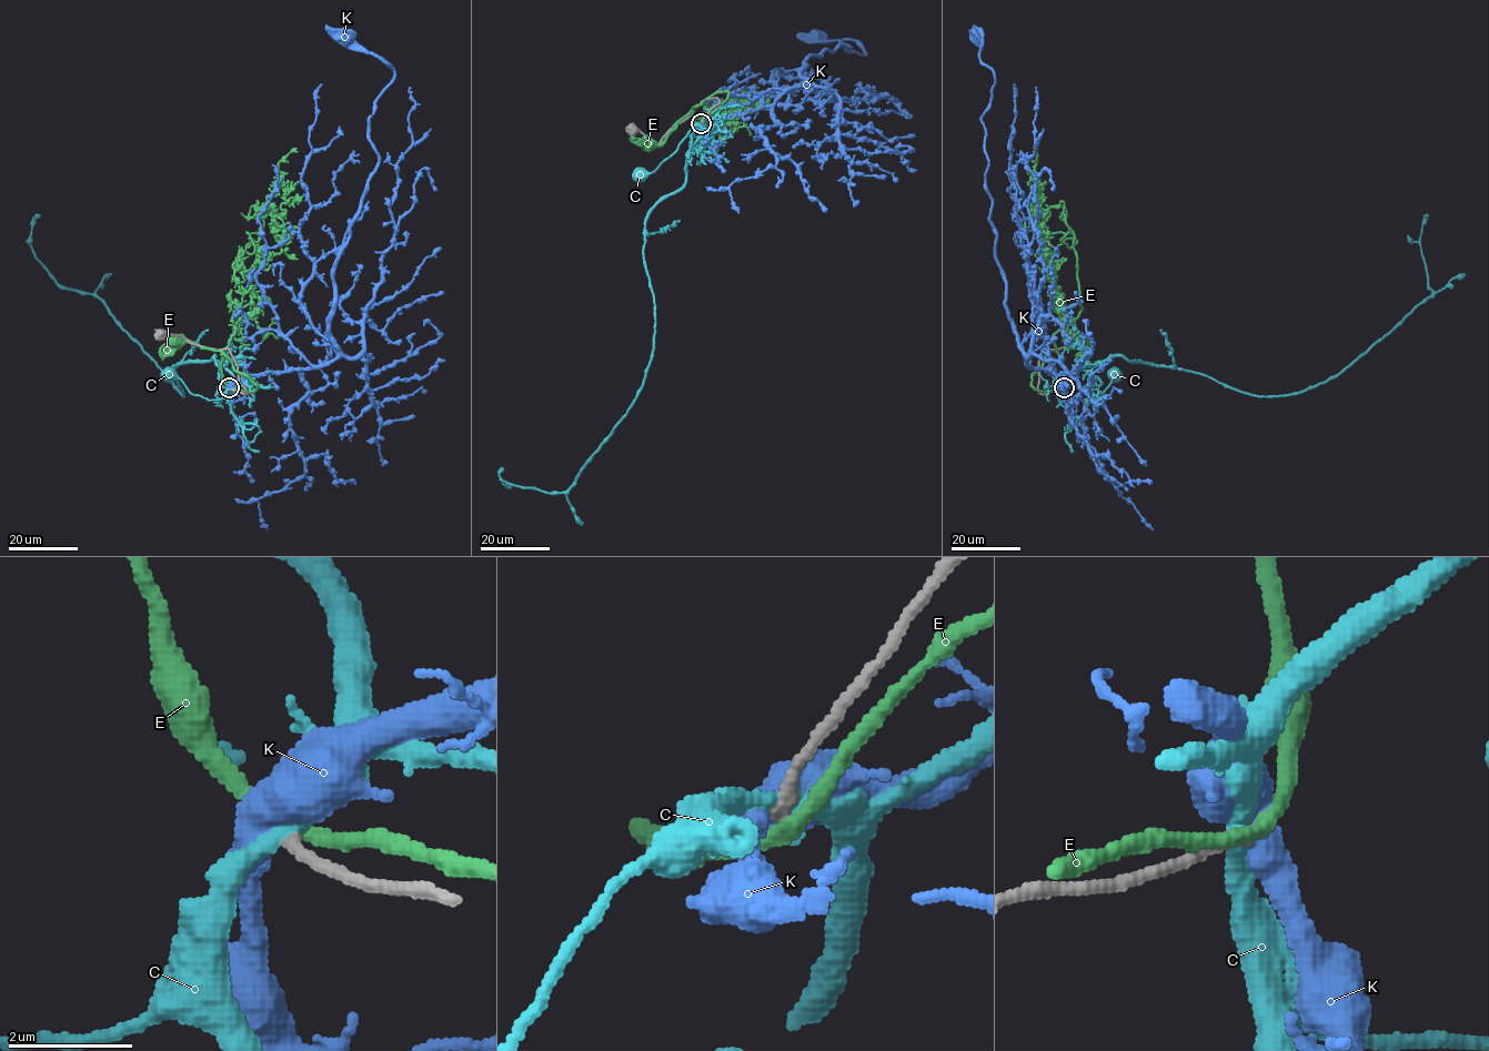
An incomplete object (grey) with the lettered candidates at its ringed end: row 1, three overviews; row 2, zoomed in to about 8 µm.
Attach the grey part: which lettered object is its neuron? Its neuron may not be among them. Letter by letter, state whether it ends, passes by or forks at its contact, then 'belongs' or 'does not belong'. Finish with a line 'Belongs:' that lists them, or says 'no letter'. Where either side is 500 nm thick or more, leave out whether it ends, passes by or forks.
C: it passes by; does not belong
E: it passes by; does not belong
K: does not belong
Belongs: no letter

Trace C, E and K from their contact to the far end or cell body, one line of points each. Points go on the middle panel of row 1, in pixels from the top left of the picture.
C: (701, 123), (691, 128), (675, 151), (653, 172), (643, 174)
E: (701, 124), (725, 100), (727, 91), (718, 91), (696, 104), (660, 144), (651, 148), (646, 144)
K: (701, 123), (806, 87), (804, 63), (849, 48), (841, 41), (865, 53), (852, 39), (817, 39)

